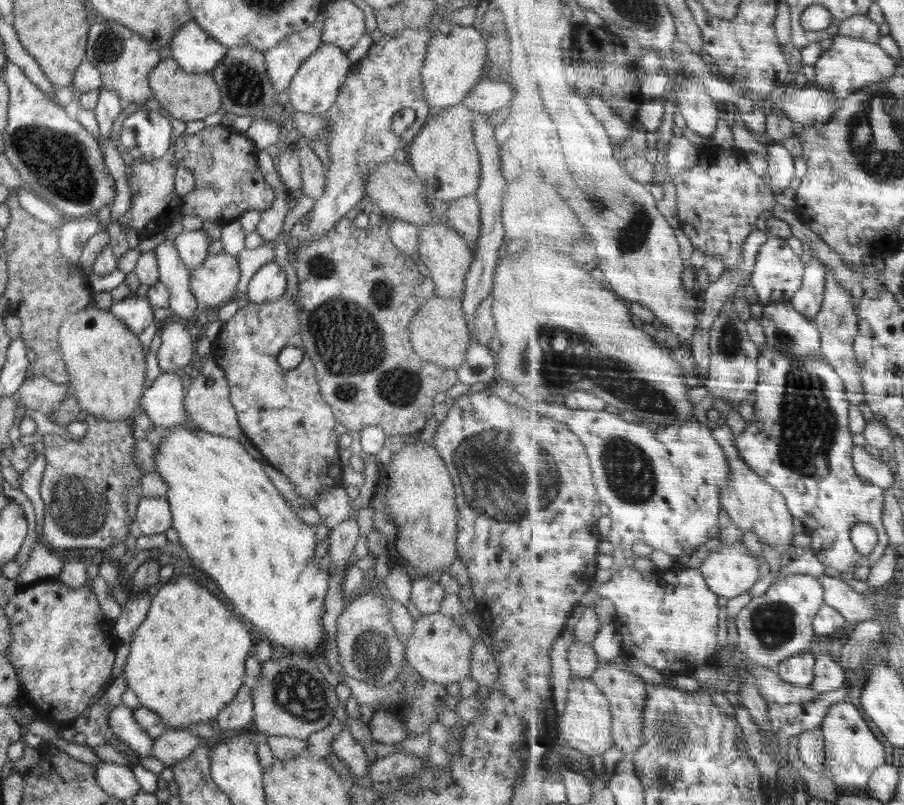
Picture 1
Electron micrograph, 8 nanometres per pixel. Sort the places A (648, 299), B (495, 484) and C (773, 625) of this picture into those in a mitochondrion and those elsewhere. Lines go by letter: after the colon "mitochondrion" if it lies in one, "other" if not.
A: other
B: mitochondrion
C: mitochondrion

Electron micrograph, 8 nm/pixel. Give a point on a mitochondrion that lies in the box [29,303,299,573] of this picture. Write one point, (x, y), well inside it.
(80, 510)

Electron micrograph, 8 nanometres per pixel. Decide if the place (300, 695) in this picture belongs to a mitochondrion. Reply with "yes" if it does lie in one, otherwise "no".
yes

